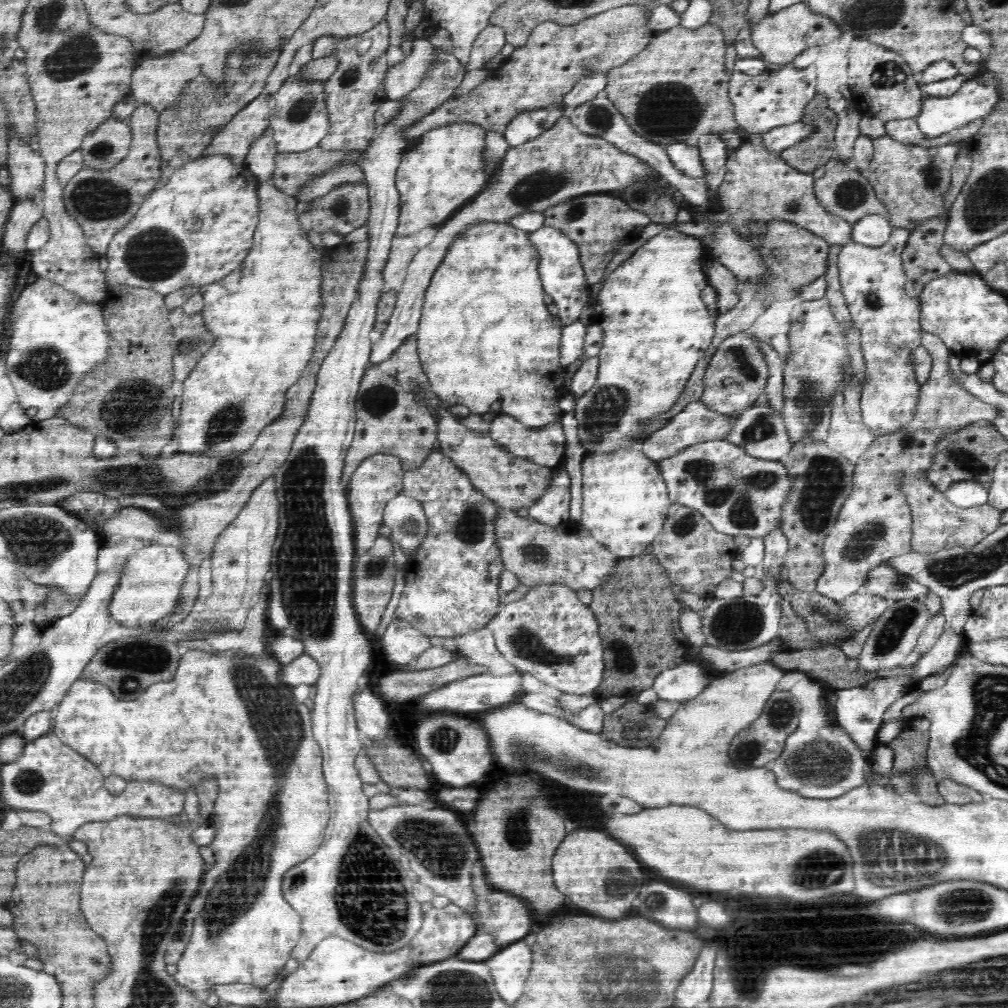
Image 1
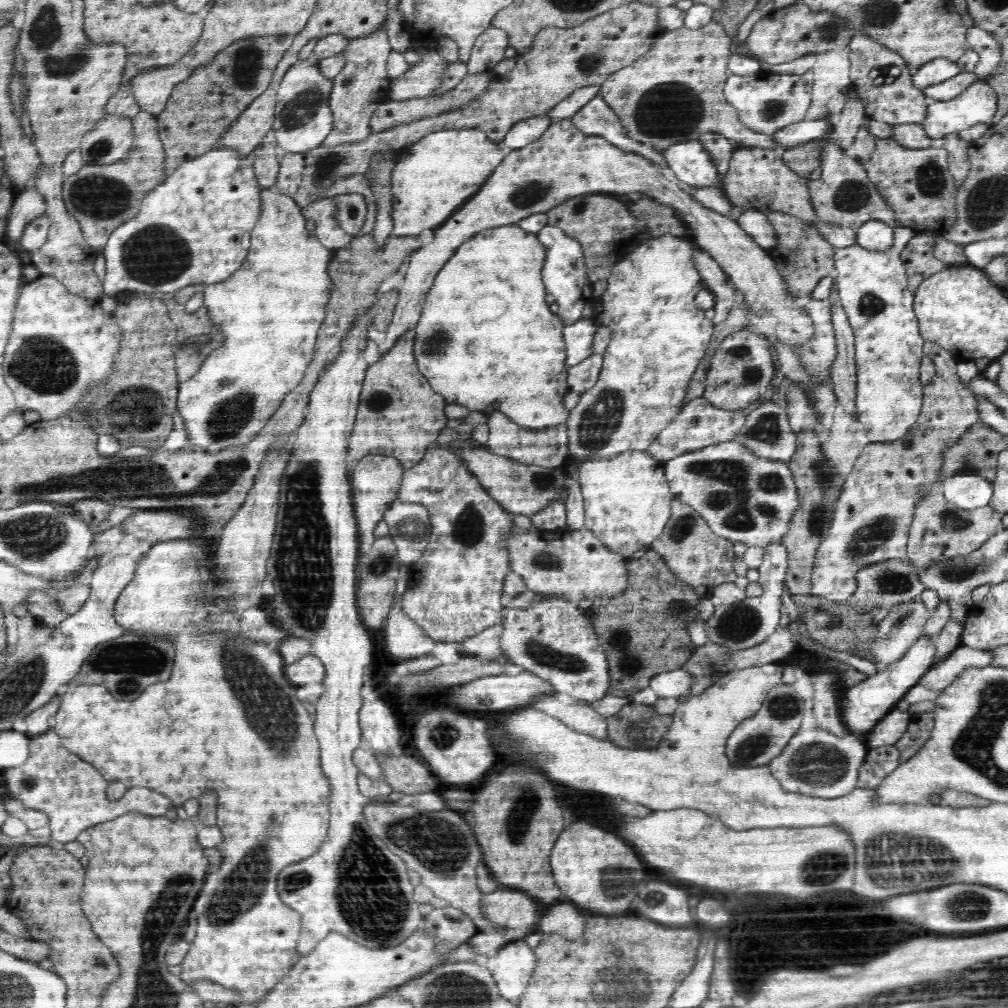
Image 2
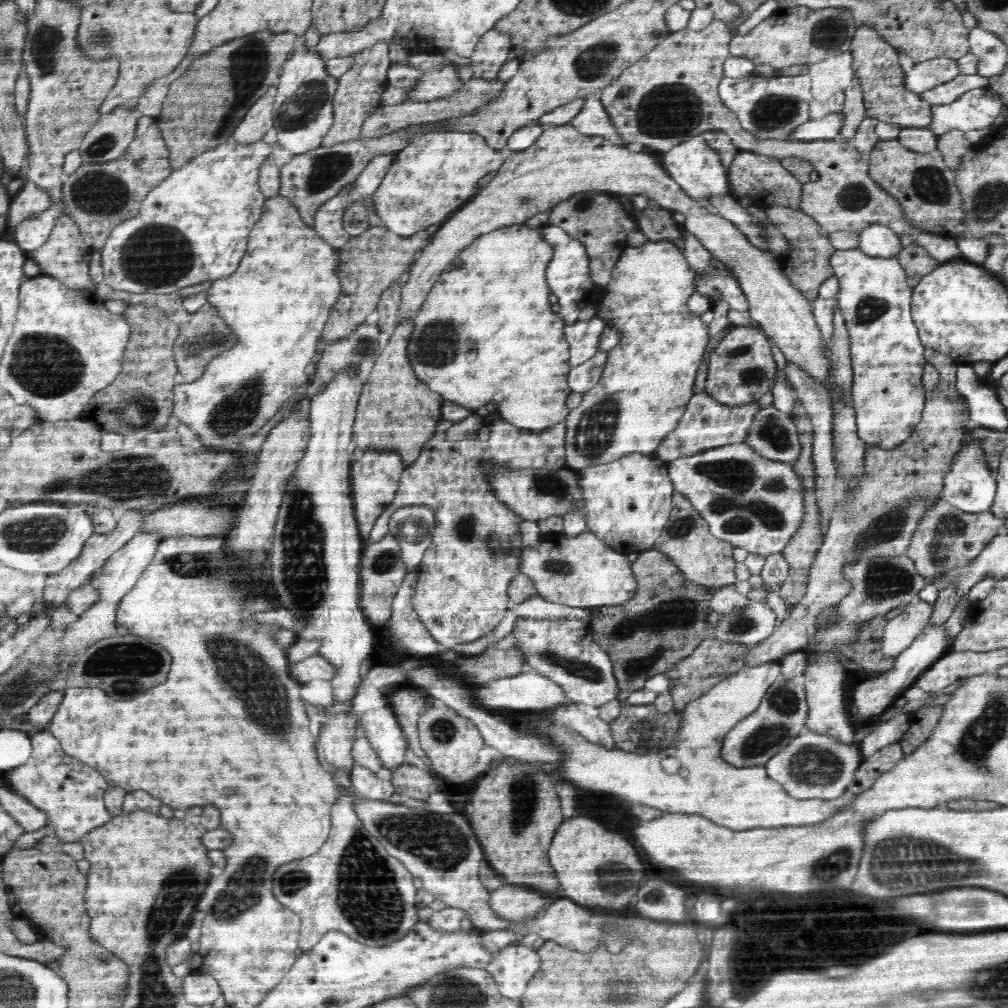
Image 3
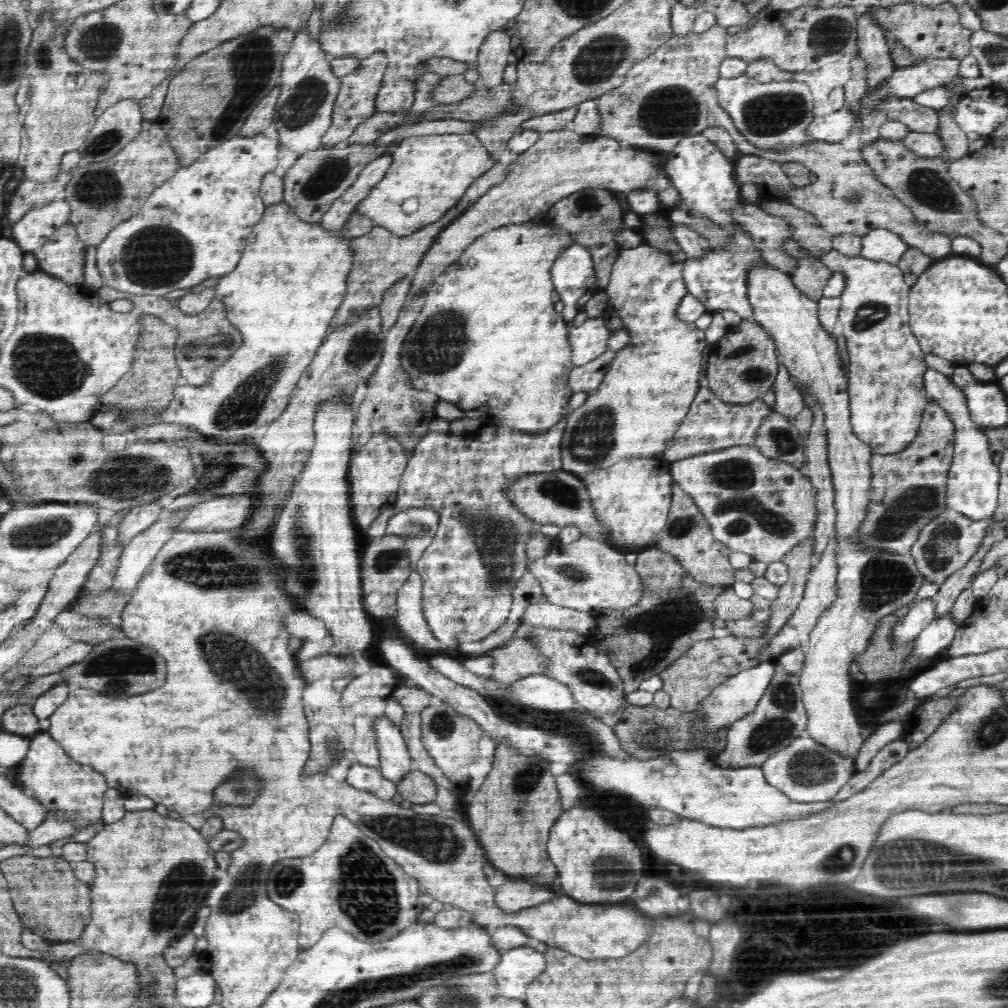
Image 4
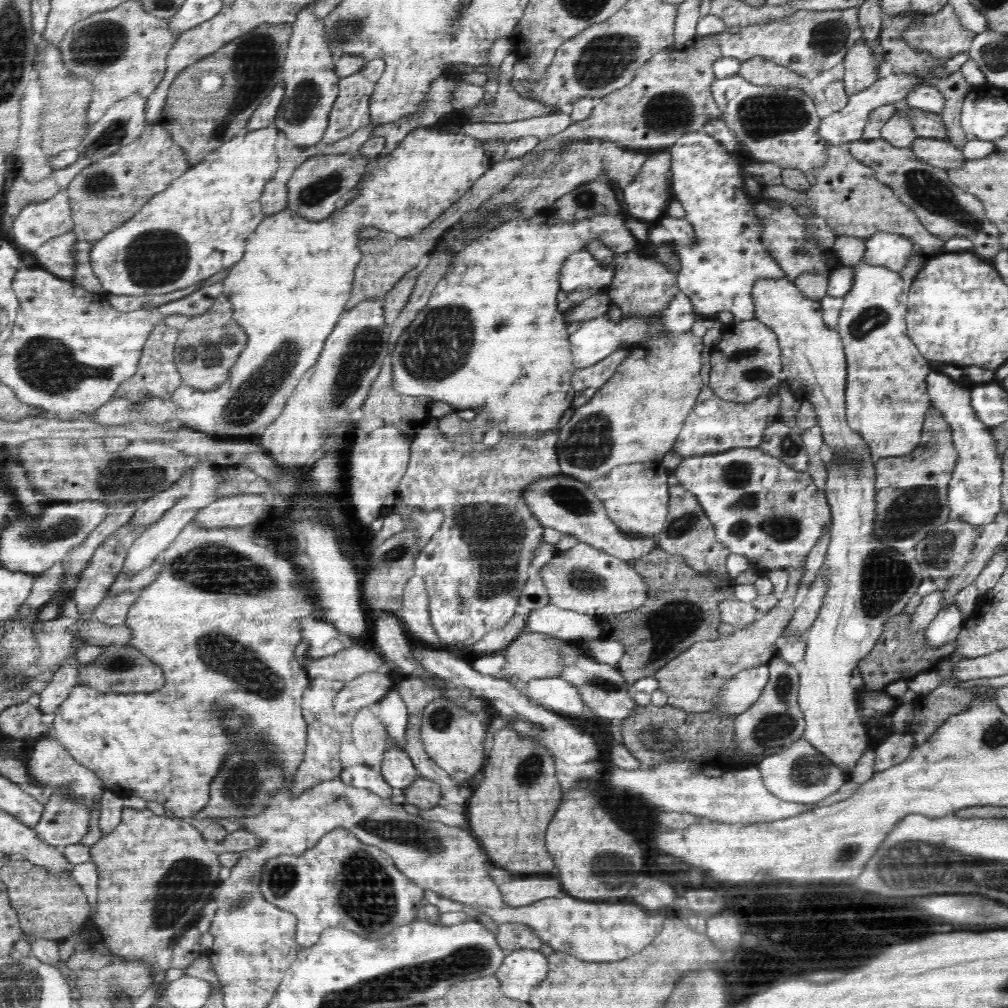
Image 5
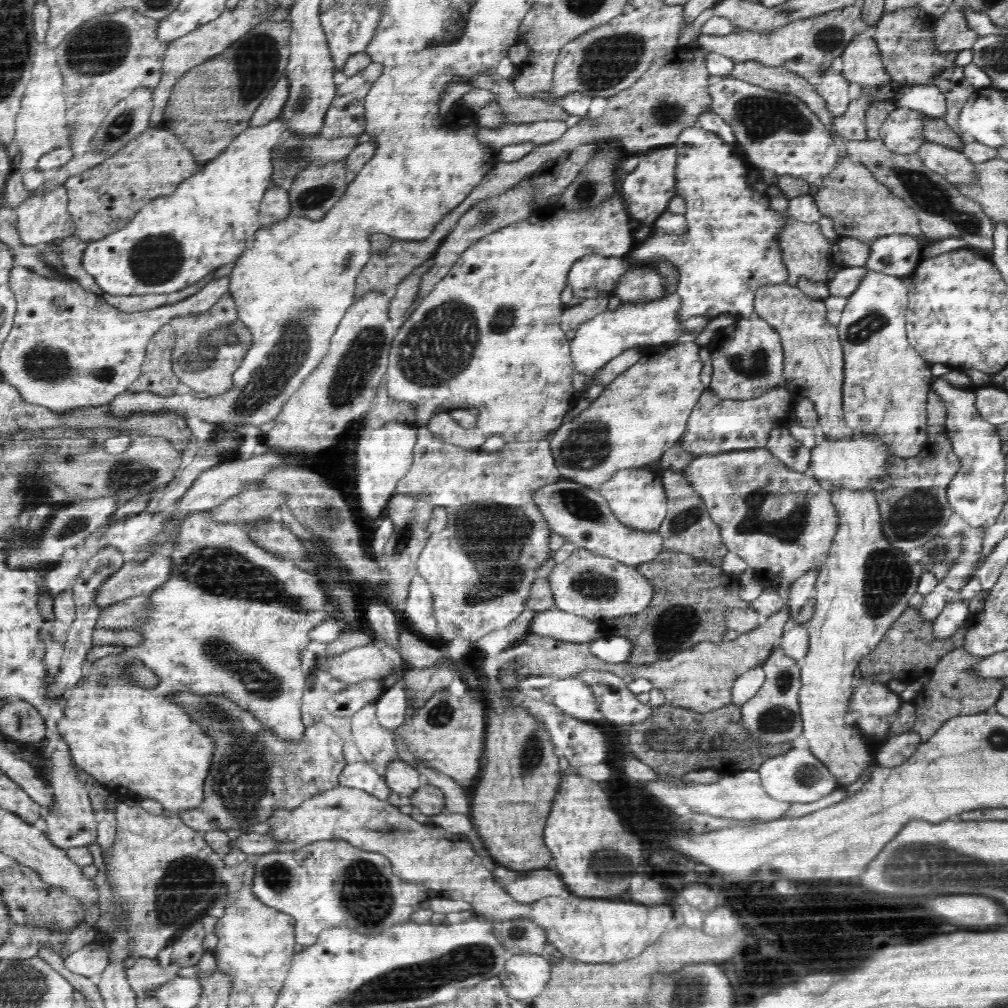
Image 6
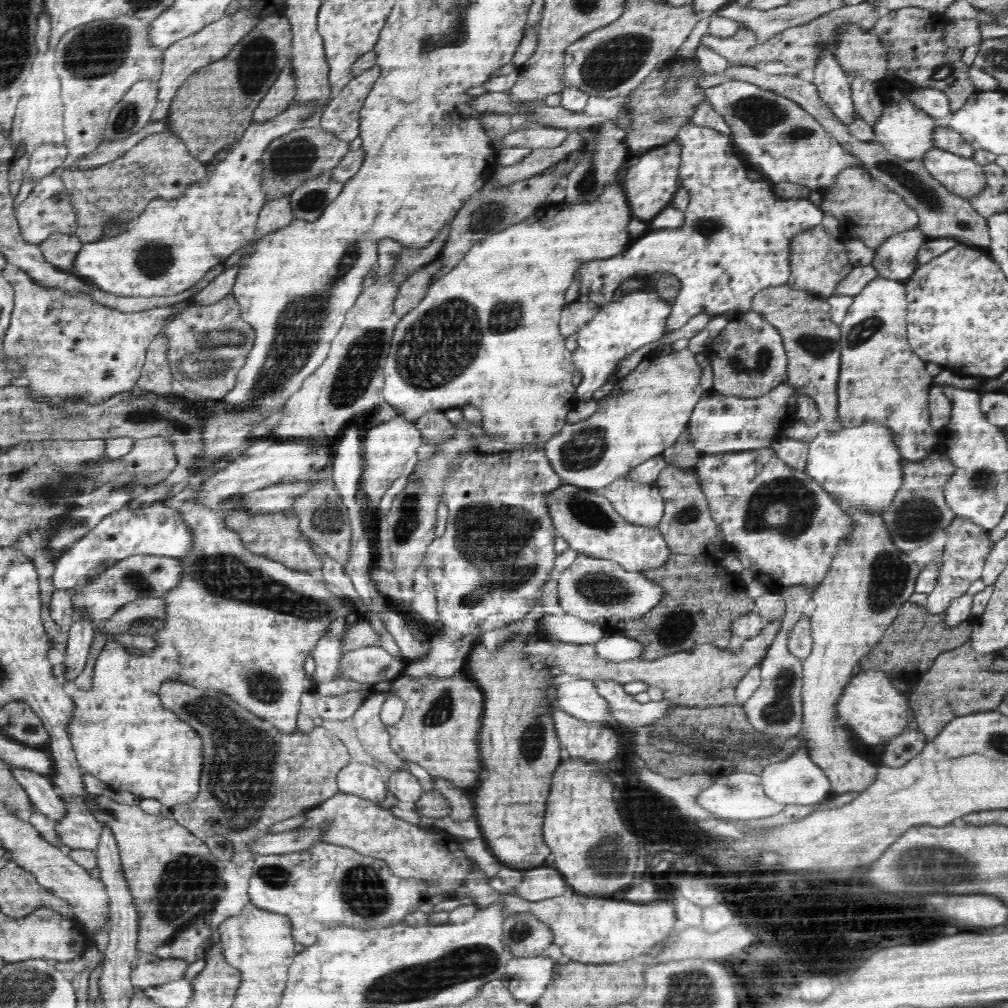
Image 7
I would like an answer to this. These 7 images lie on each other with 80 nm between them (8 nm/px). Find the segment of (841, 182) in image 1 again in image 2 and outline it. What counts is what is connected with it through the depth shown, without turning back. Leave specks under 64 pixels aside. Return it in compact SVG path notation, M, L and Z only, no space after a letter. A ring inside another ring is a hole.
M828 141L821 148L819 157L822 179L809 179L807 187L811 205L822 222L859 229L868 220L880 220L893 229L899 227L896 213L869 181L865 166L856 157L848 156L844 149L840 149L833 141Z

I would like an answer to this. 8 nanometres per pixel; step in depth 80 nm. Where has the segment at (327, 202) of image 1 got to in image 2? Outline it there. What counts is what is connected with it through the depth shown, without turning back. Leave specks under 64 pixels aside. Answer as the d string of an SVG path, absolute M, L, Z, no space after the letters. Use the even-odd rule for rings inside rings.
M360 193L337 195L332 197L335 204L336 222L340 228L350 234L358 234L366 220L366 202Z

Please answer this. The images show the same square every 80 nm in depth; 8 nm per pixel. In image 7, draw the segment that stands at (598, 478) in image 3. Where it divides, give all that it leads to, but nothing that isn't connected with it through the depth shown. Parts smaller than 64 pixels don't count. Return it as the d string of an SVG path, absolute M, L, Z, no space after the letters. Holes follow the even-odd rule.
M624 476L609 484L604 496L632 524L657 527L663 517L665 502L655 482L636 484Z

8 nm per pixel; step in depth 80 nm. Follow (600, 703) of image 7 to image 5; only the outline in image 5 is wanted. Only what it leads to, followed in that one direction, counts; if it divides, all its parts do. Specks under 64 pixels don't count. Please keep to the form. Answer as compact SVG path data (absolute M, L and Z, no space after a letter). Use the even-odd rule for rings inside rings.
M562 677L532 678L527 686L530 701L567 716L597 718L582 701L582 693Z

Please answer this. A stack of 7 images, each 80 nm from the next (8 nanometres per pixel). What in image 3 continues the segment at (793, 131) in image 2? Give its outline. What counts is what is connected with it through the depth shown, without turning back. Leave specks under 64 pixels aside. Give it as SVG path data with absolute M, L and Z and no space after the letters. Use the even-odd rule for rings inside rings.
M830 112L819 119L811 118L796 128L789 141L837 140L842 131L842 124L844 118L841 112Z

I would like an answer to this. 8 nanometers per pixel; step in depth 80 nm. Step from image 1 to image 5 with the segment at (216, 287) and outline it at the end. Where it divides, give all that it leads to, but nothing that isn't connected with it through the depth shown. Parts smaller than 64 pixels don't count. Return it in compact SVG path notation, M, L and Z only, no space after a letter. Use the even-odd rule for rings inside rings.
M434 125L418 128L412 130L404 139L399 142L399 145L392 150L390 154L386 156L379 155L374 160L367 164L364 172L357 184L359 193L352 197L343 207L340 207L335 213L332 213L328 218L321 221L309 221L302 218L300 215L296 215L292 210L284 208L282 212L278 214L272 214L272 216L266 216L263 218L260 226L256 228L254 232L248 237L245 244L245 252L242 260L231 266L230 272L227 277L222 281L222 294L226 295L232 306L234 306L234 320L244 328L244 332L248 334L248 346L244 348L244 351L240 354L236 365L230 370L229 378L218 386L216 390L196 390L190 386L178 387L174 392L170 400L161 400L160 398L144 398L142 402L131 402L126 398L113 398L107 404L104 404L99 410L96 410L93 414L92 420L98 424L114 426L119 424L128 424L133 422L150 422L150 423L177 423L179 426L188 424L196 430L202 430L202 432L208 432L208 434L220 434L220 436L251 436L251 432L256 432L260 428L266 428L272 424L273 420L282 413L286 402L291 398L296 386L300 384L300 380L307 375L308 370L311 370L315 363L319 360L320 352L323 352L326 338L333 332L332 328L336 326L340 320L348 300L350 300L350 292L352 292L352 282L354 282L354 272L356 266L360 264L362 258L362 251L360 251L360 230L364 226L373 226L374 228L384 230L399 236L400 238L408 238L420 232L424 231L427 225L432 224L440 214L444 214L452 204L456 204L468 190L470 186L484 174L492 166L489 158L486 158L486 152L484 152L484 146L480 144L478 139L471 138L462 132L446 132L446 130L437 130Z

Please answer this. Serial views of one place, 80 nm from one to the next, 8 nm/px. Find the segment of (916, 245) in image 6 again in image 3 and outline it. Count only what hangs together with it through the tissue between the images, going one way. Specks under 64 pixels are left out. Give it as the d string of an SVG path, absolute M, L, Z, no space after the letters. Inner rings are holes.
M870 224L859 233L859 249L868 256L897 257L903 247L899 236L884 224Z

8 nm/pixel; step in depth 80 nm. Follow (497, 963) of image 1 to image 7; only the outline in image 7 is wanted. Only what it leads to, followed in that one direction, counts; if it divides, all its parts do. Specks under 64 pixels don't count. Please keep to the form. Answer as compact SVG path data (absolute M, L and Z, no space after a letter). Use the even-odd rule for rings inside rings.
M546 955L529 958L512 957L506 968L508 989L516 1000L534 1005L552 982L552 972L558 964L560 962Z

